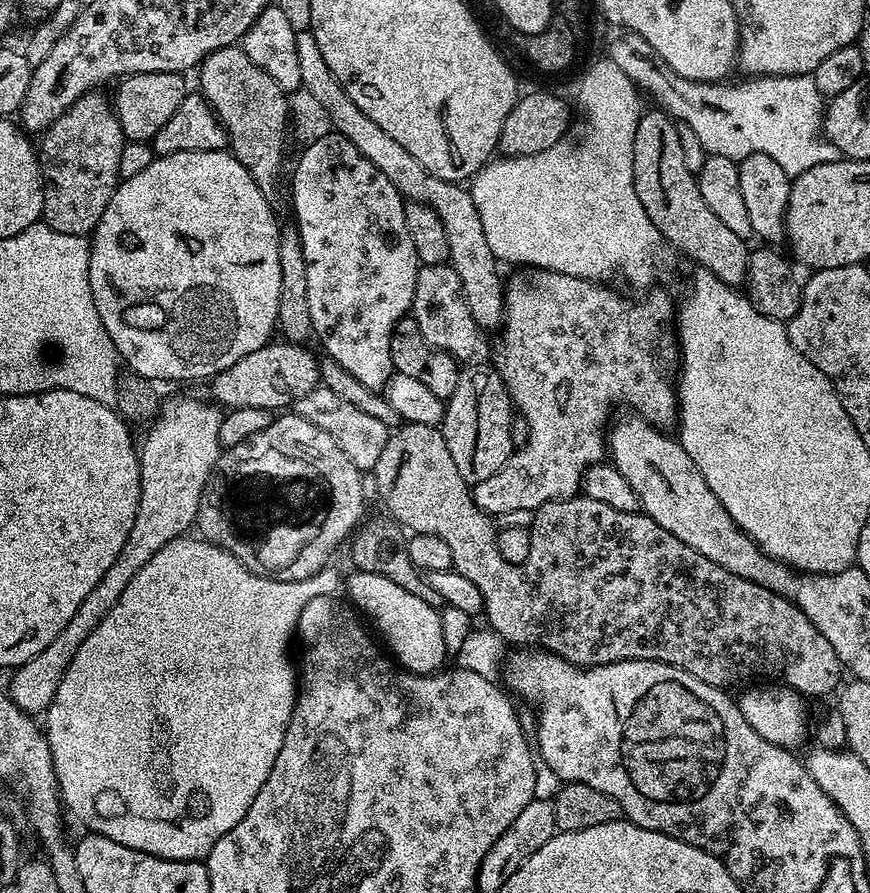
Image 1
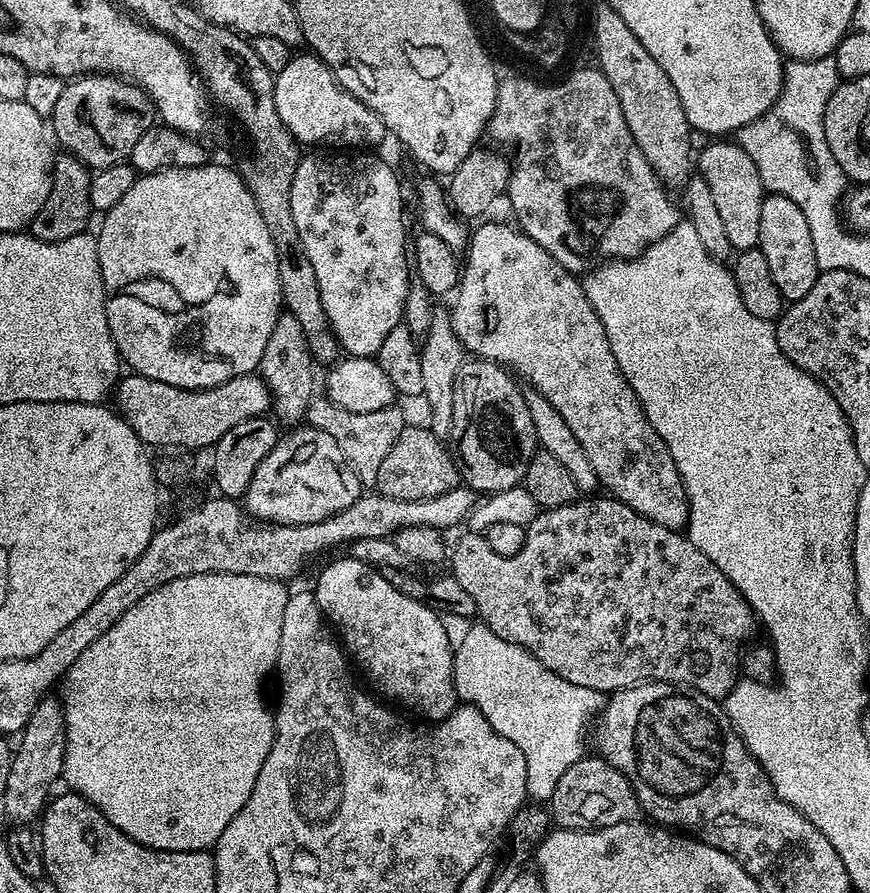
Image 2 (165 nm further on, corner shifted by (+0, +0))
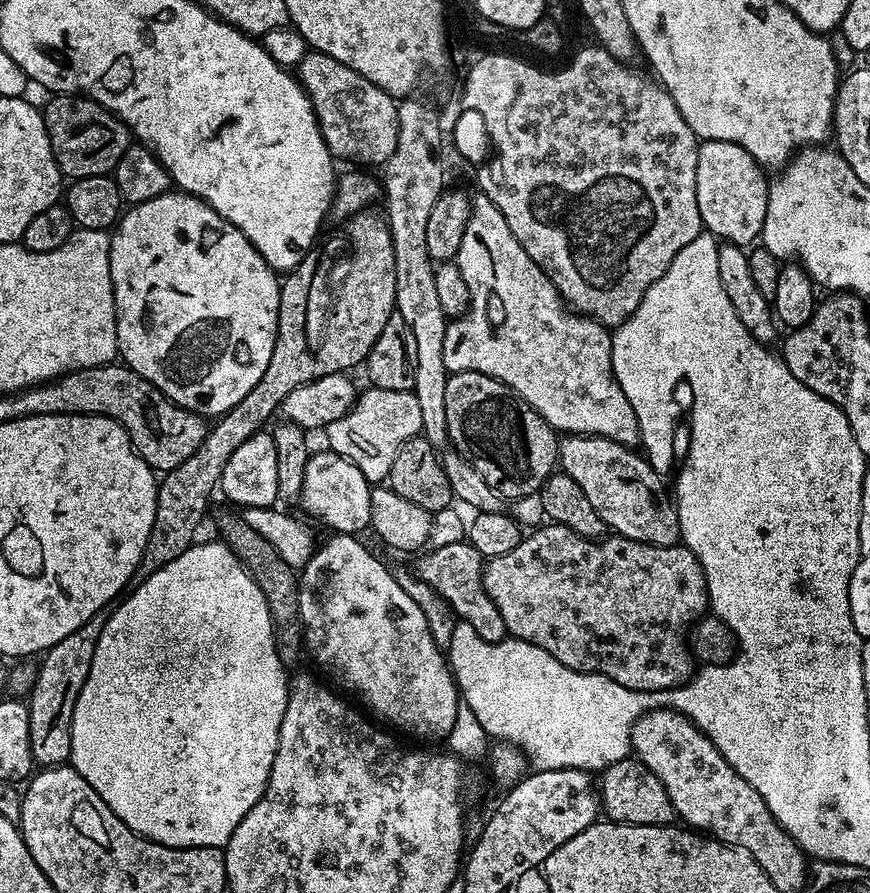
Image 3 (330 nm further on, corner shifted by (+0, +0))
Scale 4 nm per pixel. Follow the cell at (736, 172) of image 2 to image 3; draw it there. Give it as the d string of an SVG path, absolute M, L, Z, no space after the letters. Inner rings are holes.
M725 140L699 141L698 174L694 190L698 194L698 214L704 228L717 241L752 246L759 241L760 231L766 222L768 186L765 169L742 146Z

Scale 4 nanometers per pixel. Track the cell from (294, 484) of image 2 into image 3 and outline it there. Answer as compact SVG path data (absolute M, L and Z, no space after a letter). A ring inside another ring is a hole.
M323 450L313 451L306 462L306 470L302 478L299 507L305 508L313 521L321 520L333 533L360 534L363 528L370 525L370 494L373 485L368 479L346 458L337 452Z

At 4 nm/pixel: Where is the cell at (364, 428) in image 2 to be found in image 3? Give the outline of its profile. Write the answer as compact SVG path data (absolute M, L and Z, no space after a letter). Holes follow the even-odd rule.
M371 386L365 387L357 395L355 404L346 415L330 422L326 429L327 447L337 452L342 458L354 462L358 470L376 486L387 481L390 466L394 466L394 454L402 450L410 438L419 436L423 430L421 407L413 391L382 390Z

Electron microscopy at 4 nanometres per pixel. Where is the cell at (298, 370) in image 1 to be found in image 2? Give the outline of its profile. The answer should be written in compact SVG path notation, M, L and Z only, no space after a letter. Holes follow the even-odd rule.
M128 374L117 383L115 400L119 415L123 416L134 434L138 434L142 443L153 449L166 448L162 450L195 450L216 445L226 430L238 426L238 422L246 422L246 418L265 415L272 406L272 395L263 379L256 374L239 376L213 388L198 390L186 390L166 382L154 382L154 378Z

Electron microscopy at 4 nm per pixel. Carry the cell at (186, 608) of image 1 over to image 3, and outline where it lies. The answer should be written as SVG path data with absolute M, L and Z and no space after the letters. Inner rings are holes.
M216 538L205 544L193 543L174 561L166 562L160 570L146 578L136 590L127 593L117 609L109 615L94 649L90 672L73 708L71 767L76 768L78 774L90 782L90 786L94 786L98 798L110 806L118 819L126 822L130 830L145 840L171 848L223 849L230 834L238 830L238 822L250 814L266 790L270 766L274 766L274 754L278 750L278 734L286 714L289 687L290 676L276 653L270 610L262 590L227 544Z

